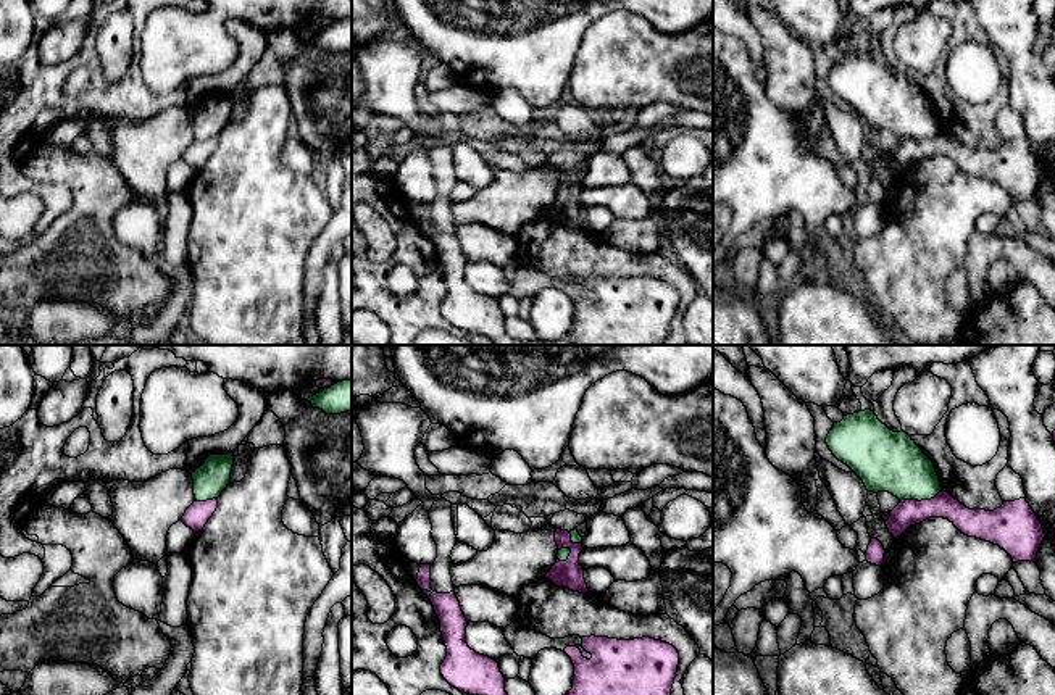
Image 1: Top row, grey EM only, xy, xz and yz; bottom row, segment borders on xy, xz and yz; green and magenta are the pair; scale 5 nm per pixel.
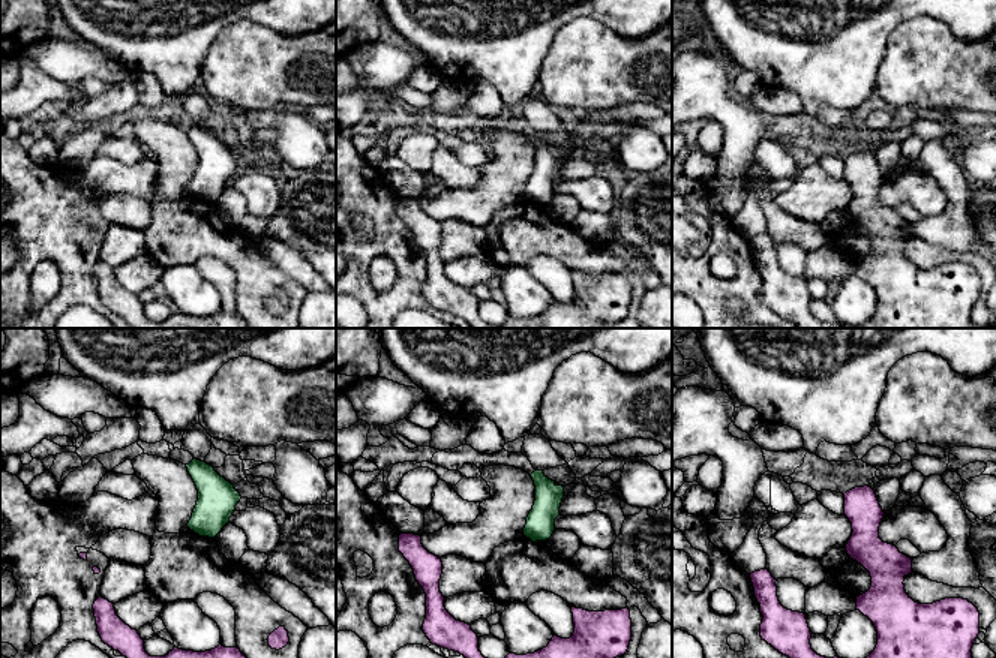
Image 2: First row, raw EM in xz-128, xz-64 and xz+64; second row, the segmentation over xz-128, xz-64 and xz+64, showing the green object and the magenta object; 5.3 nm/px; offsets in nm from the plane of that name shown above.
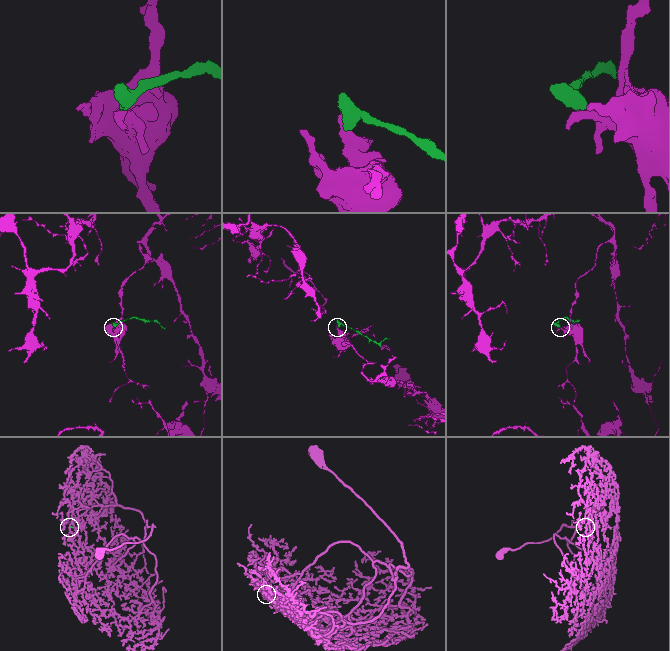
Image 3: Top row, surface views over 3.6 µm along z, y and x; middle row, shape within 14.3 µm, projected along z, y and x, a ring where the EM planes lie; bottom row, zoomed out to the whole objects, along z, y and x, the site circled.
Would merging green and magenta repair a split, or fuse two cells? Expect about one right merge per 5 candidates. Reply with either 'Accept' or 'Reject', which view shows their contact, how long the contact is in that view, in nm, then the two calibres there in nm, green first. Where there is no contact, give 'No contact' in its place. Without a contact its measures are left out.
Reject. Touches green in yz. Shared border 220 nm. Thickness 300 nm (green) against 130 nm

